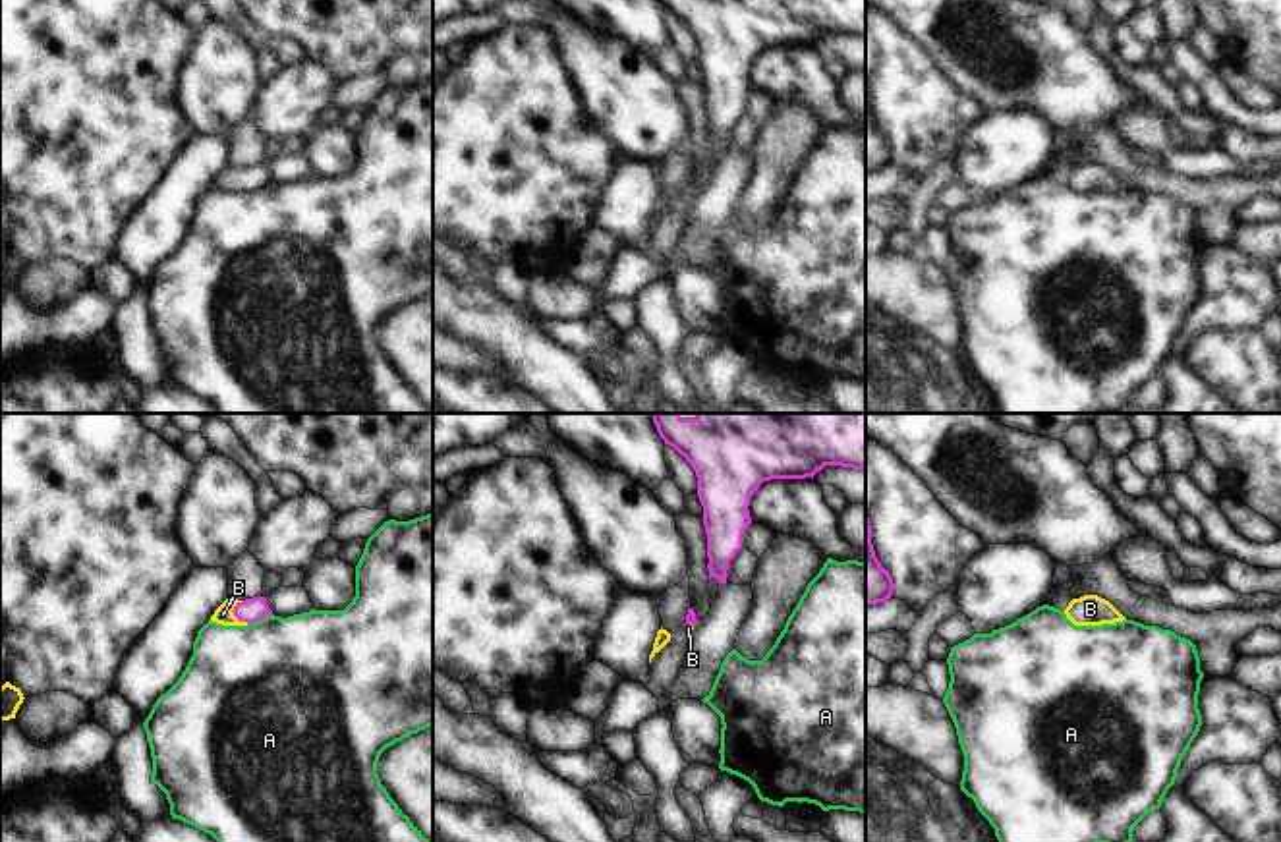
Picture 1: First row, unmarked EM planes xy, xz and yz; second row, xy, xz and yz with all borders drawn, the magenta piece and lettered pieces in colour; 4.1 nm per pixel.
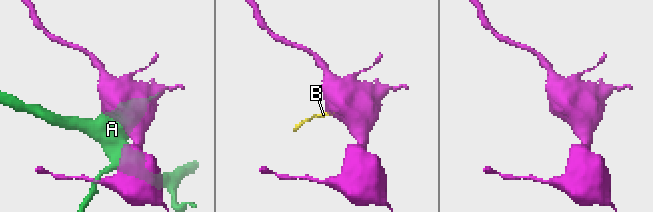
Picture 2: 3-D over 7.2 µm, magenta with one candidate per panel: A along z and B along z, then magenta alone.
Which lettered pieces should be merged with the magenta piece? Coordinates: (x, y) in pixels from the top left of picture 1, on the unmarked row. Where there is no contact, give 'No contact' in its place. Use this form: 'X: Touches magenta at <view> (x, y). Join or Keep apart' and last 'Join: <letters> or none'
A: Touches magenta at xy (259, 186). Keep apart
B: Touches magenta at xy (234, 182). Join
Join: B

